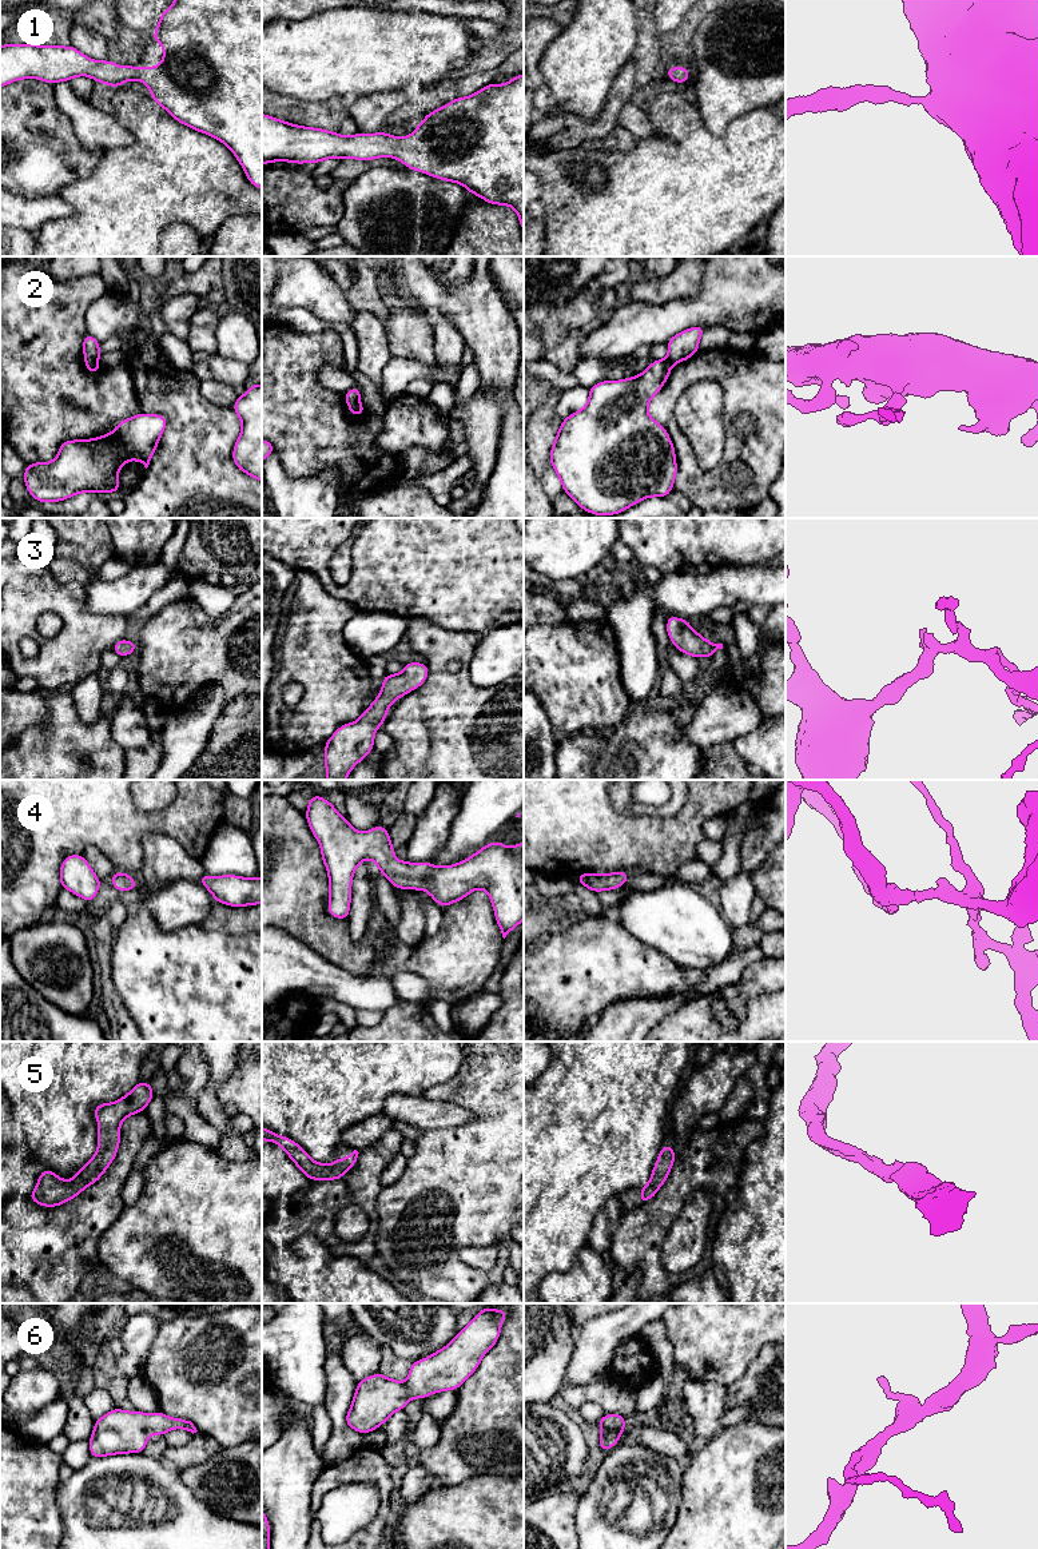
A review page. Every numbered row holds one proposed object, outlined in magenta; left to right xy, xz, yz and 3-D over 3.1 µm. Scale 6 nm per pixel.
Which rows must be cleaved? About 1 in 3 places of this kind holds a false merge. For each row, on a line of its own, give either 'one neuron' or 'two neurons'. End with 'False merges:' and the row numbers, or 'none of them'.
1: one neuron
2: two neurons
3: one neuron
4: one neuron
5: one neuron
6: one neuron
False merges: 2

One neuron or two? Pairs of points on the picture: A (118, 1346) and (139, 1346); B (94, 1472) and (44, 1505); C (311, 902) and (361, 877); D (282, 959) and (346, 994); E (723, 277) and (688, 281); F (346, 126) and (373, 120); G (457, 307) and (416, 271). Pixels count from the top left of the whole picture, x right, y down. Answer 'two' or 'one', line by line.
A: two
B: two
C: two
D: one
E: two
F: two
G: one

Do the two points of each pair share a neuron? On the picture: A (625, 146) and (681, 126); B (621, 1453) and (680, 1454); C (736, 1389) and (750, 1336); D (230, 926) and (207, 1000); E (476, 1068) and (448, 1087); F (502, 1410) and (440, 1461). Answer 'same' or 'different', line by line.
A: different
B: different
C: different
D: different
E: different
F: same

